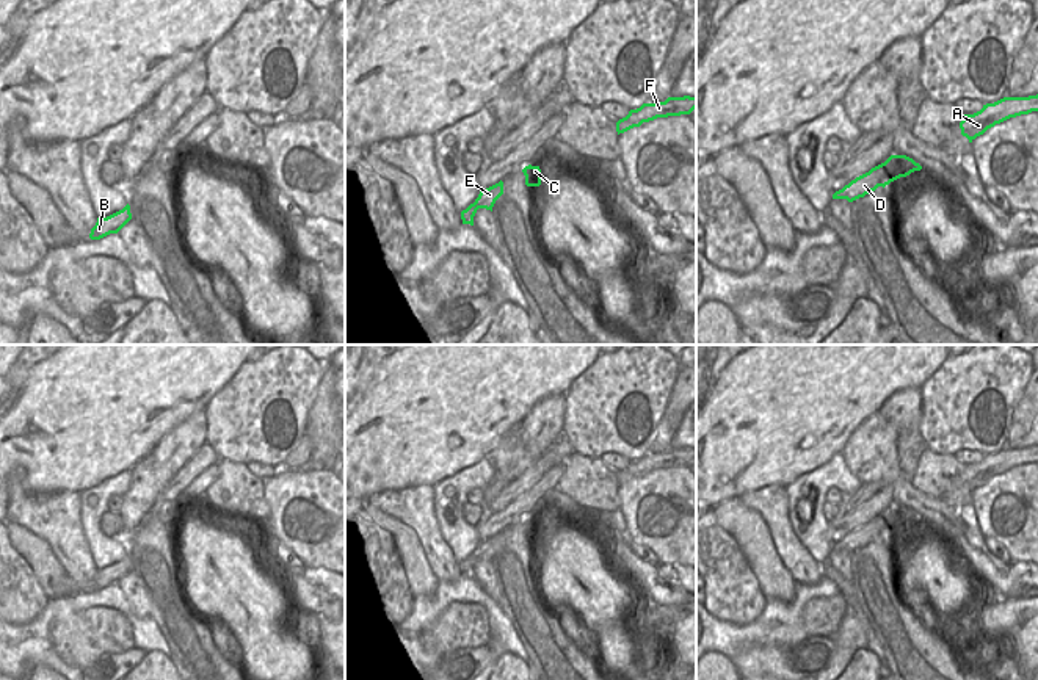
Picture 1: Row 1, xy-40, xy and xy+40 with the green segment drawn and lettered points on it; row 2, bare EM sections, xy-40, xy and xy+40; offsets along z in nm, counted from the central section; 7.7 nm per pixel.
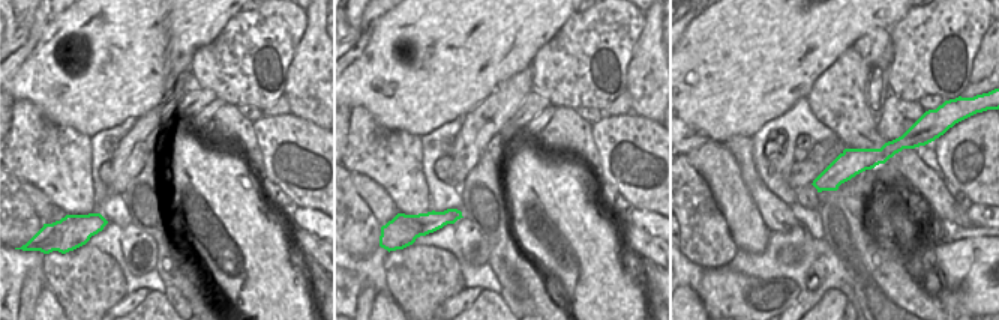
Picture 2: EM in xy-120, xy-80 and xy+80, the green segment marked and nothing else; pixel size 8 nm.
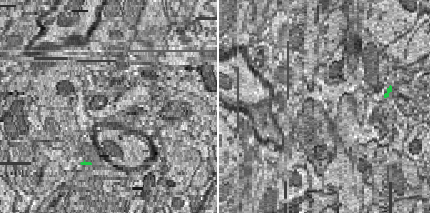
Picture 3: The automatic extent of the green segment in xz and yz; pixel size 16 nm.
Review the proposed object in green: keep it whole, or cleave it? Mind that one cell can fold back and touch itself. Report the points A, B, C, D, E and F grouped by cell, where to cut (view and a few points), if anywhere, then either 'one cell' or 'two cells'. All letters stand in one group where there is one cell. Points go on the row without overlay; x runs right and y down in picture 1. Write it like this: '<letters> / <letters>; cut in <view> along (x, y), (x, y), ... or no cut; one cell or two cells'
A B C D E F; no cut; one cell

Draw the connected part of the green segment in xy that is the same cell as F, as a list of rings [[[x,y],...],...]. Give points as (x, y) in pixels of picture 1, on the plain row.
[[[668,448],[659,454],[643,454],[637,461],[630,461],[629,465],[616,473],[616,483],[624,484],[633,478],[640,478],[643,473],[654,472],[657,468],[690,465],[696,459],[696,448]]]

